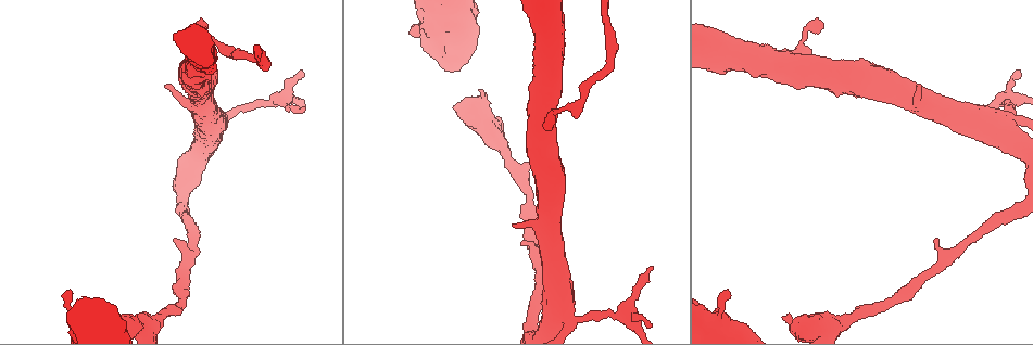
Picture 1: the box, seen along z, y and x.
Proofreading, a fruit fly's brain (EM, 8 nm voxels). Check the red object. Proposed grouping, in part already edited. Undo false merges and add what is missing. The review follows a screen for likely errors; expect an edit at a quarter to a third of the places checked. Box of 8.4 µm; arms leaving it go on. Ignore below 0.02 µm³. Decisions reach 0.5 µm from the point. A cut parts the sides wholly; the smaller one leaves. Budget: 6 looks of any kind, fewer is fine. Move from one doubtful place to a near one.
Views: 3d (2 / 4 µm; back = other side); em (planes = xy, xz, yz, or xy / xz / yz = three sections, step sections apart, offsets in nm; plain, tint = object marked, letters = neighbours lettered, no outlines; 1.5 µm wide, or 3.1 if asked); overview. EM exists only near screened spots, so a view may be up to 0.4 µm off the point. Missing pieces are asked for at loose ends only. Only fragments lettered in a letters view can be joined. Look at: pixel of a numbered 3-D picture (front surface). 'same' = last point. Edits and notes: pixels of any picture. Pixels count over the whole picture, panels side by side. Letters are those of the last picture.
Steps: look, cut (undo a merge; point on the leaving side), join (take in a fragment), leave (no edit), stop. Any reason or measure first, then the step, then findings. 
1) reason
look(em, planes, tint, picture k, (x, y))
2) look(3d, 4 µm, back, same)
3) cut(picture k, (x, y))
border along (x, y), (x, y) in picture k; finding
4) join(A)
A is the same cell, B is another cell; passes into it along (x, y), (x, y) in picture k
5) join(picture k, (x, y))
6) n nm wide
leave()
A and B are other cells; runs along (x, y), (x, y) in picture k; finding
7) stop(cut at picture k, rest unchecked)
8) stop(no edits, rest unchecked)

thin arm on a thick one
look(em, xz, step 4, letters, picture 1, (563, 309))

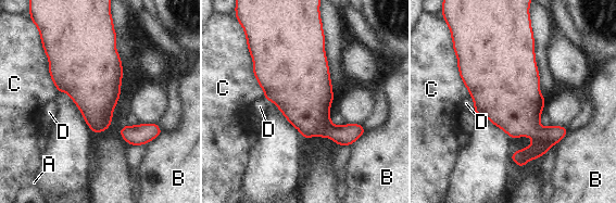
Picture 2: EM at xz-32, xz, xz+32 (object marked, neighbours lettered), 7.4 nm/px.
C touches over 380 nm
cut(picture 2, (539, 147))
A, B, C and D are other cells; border along (537, 138), (544, 139), (551, 146) in picture 2; a second cell is stuck on

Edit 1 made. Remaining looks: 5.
an open end
look(em, planes, letters, picture 1, (937, 239))

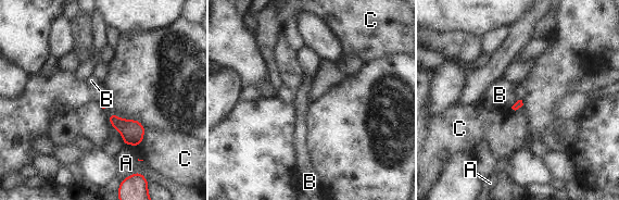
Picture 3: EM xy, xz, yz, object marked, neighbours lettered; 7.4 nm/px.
C touches over 140 nm
leave()
A, B and C are other cells; border along (518, 100), (510, 107) in picture 3; no lettered fragment goes on from it

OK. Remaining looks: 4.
branch stops here
look(3d, 4 µm, picture 1, (920, 88))

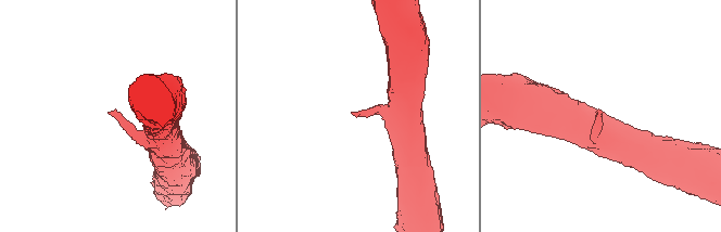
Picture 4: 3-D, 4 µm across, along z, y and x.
need the tissue
look(em, yz, step 8, tint, picture 4, (354, 114))

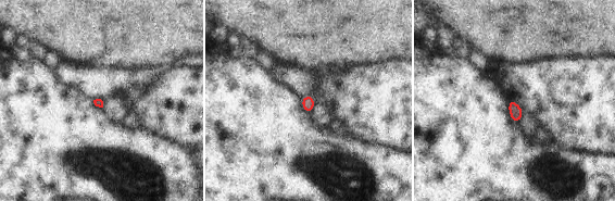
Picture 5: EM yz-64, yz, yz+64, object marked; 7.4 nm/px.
another direction
look(em, xz, step 8, letters, same)

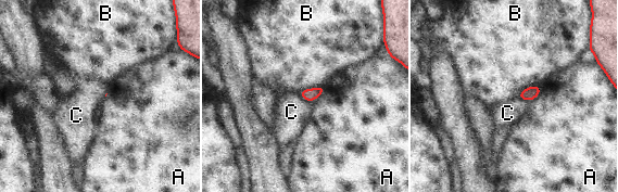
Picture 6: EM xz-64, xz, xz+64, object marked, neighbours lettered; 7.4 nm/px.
leave()
A, B and C are other cells; no lettered fragment goes on from it

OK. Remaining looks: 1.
stop(cut at picture 2, rest unchecked)

